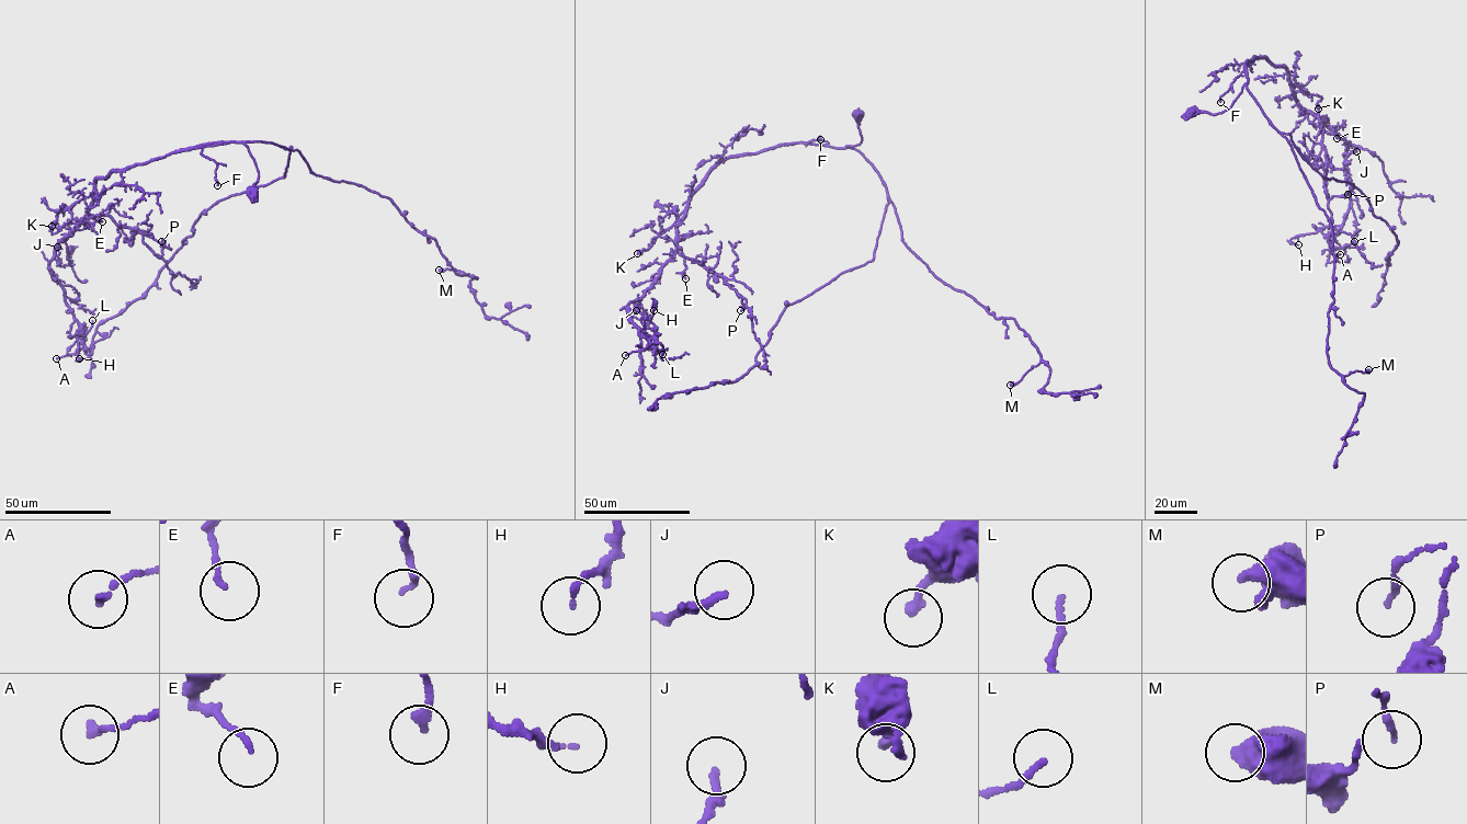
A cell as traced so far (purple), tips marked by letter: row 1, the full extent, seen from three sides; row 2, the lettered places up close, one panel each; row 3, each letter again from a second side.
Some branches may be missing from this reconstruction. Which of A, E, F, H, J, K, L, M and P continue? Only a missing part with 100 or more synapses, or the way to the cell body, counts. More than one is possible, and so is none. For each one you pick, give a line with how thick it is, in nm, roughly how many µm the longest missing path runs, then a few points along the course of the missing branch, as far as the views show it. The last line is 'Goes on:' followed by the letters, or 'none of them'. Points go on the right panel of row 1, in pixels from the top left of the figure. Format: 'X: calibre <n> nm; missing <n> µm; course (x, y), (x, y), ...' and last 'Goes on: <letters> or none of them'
Goes on: none of them

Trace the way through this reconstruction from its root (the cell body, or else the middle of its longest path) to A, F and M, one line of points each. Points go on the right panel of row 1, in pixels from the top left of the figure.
A: (1191, 111), (1228, 109), (1254, 55), (1284, 68), (1298, 104), (1349, 144), (1350, 206), (1331, 245), (1340, 254)
F: (1191, 111), (1214, 114), (1228, 109), (1247, 83), (1244, 68), (1220, 102)
M: (1191, 111), (1223, 112), (1246, 83), (1285, 137), (1331, 227), (1328, 362), (1344, 376), (1368, 369)

